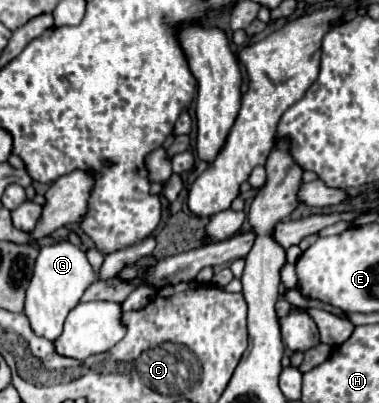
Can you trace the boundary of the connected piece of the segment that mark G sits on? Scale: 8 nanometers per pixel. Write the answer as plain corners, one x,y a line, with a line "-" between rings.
52,240
42,244
38,258
34,262
32,280
26,290
26,306
24,306
24,314
28,316
32,330
38,336
56,340
62,332
62,324
68,312
80,302
80,296
94,280
96,274
90,262
86,260
86,254
78,246
74,246
68,240

